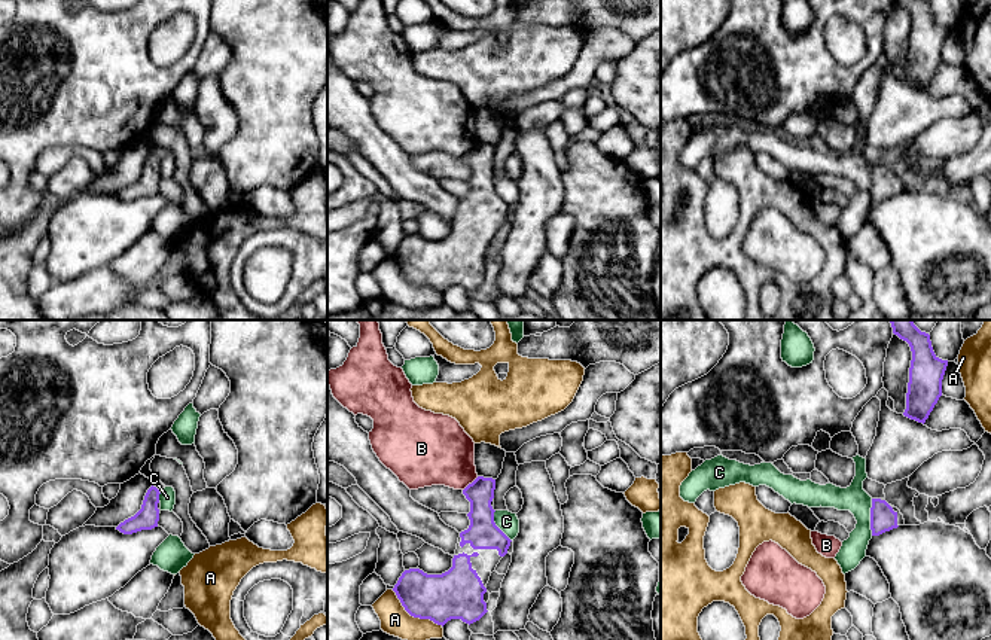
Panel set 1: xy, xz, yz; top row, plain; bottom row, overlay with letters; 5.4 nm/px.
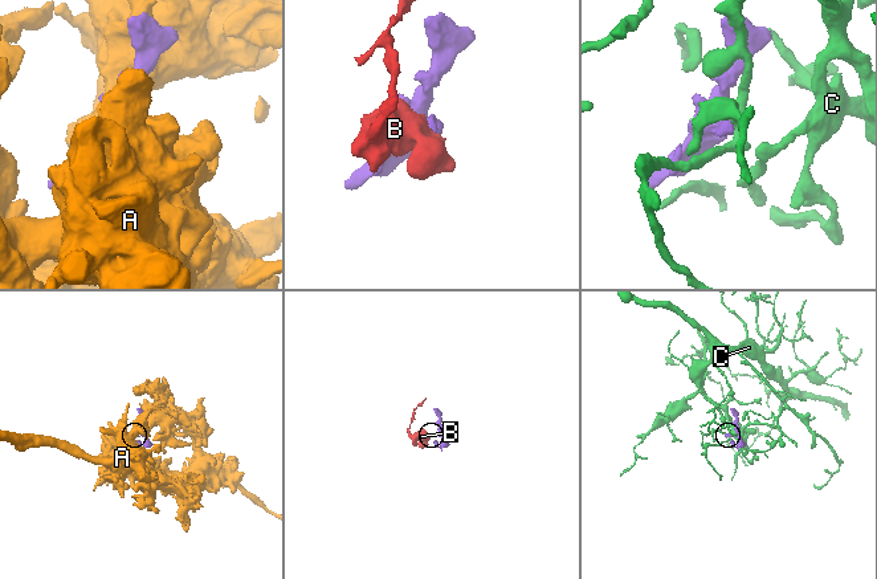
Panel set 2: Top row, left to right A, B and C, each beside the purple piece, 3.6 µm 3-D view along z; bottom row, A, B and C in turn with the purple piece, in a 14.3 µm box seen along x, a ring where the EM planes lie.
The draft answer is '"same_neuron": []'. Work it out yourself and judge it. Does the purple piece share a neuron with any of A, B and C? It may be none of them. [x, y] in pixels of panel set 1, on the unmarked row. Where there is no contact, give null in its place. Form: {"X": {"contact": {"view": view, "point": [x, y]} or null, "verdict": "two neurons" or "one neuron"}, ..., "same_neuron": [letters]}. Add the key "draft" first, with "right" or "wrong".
{"draft": "right", "A": {"contact": {"view": "xz", "point": [414, 283]}, "verdict": "two neurons"}, "B": {"contact": {"view": "xz", "point": [472, 149]}, "verdict": "two neurons"}, "C": {"contact": {"view": "yz", "point": [871, 183]}, "verdict": "two neurons"}, "same_neuron": []}

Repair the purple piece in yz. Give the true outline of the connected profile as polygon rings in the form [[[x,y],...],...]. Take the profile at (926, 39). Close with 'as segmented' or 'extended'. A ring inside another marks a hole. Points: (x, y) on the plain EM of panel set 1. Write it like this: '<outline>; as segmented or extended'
[[[894,0],[906,7],[912,18],[905,83],[926,89],[939,64],[948,27],[939,25],[929,0]]]; as segmented

